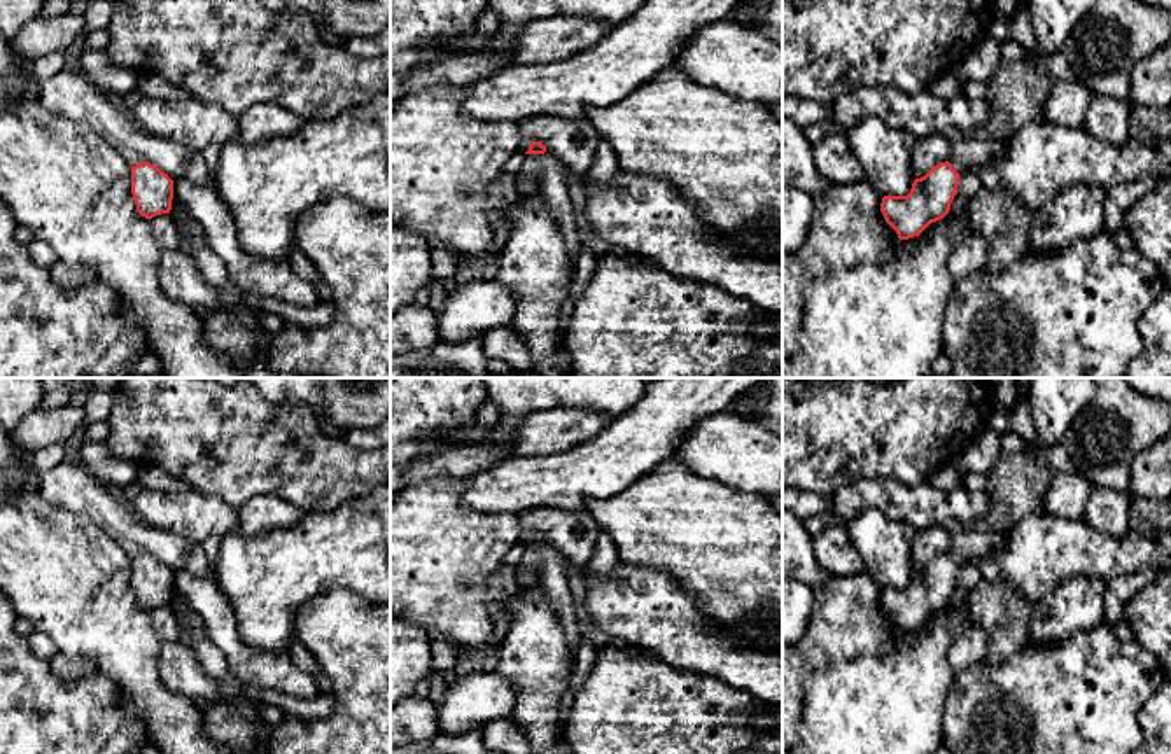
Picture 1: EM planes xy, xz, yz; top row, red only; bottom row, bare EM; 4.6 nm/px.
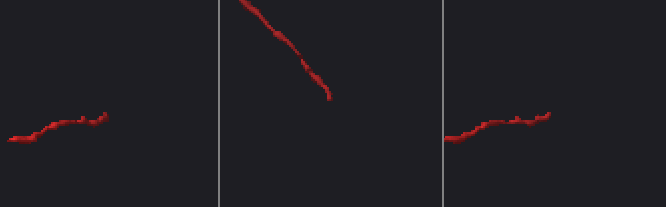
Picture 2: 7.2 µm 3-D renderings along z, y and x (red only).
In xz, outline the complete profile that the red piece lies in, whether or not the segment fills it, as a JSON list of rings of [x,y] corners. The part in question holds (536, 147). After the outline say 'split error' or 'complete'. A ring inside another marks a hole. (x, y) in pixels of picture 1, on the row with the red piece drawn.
[[[530,142],[520,173],[530,175],[537,185],[537,196],[558,222],[567,243],[571,264],[576,268],[583,245],[578,219],[567,191],[567,168],[550,154],[541,142]]]; split error

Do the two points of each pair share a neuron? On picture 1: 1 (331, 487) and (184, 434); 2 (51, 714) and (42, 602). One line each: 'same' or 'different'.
1: same
2: different

